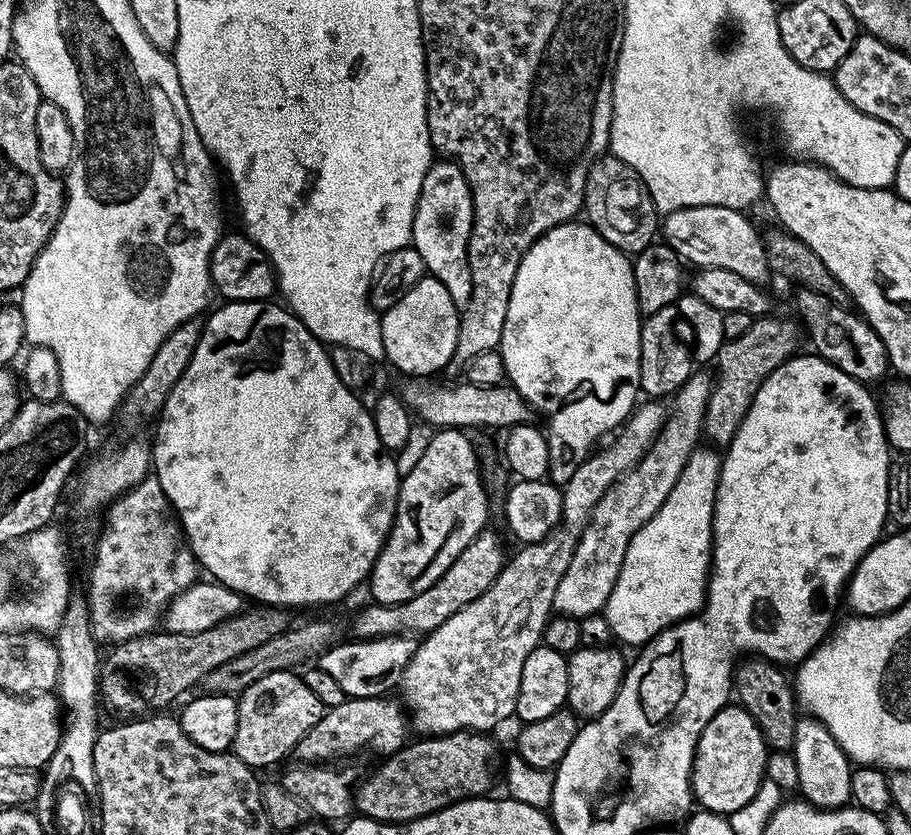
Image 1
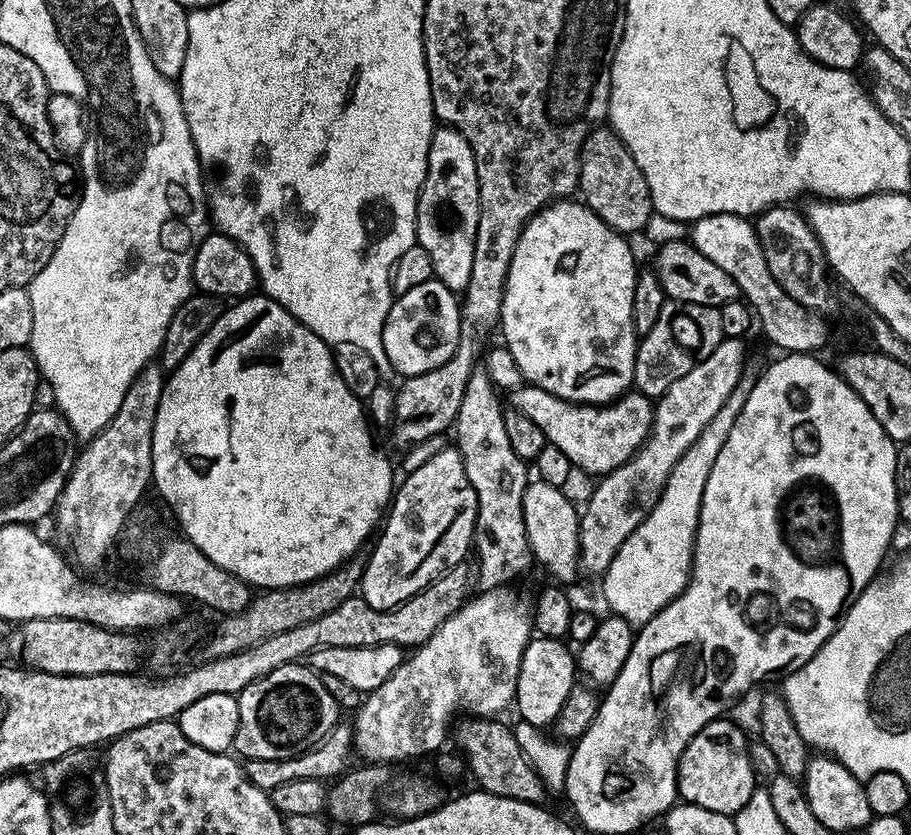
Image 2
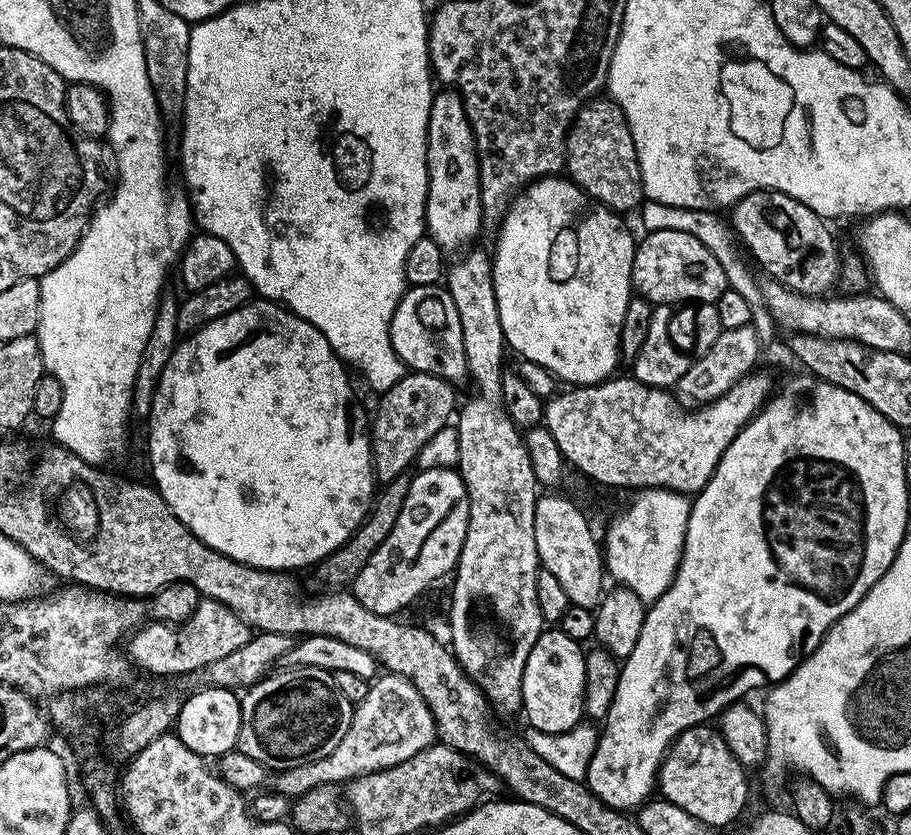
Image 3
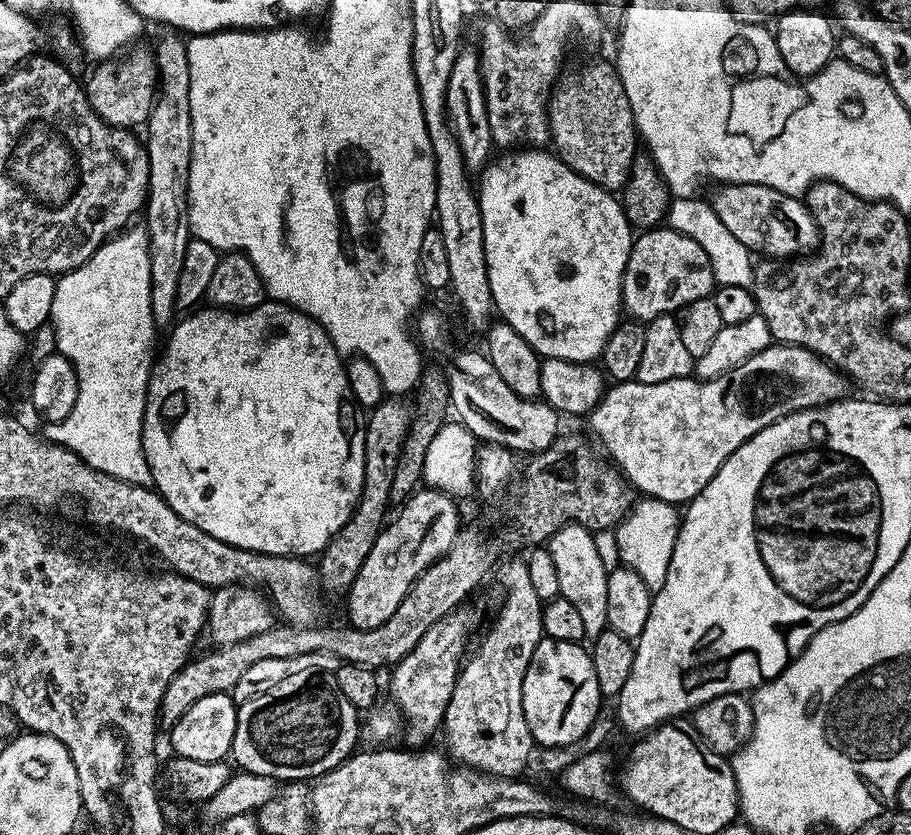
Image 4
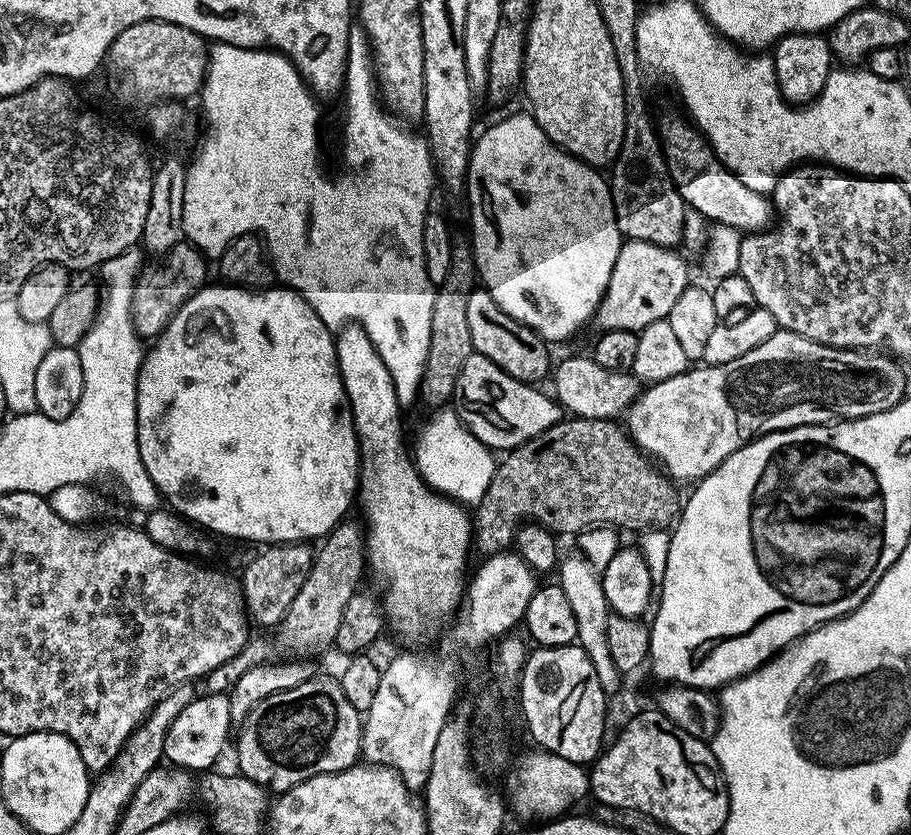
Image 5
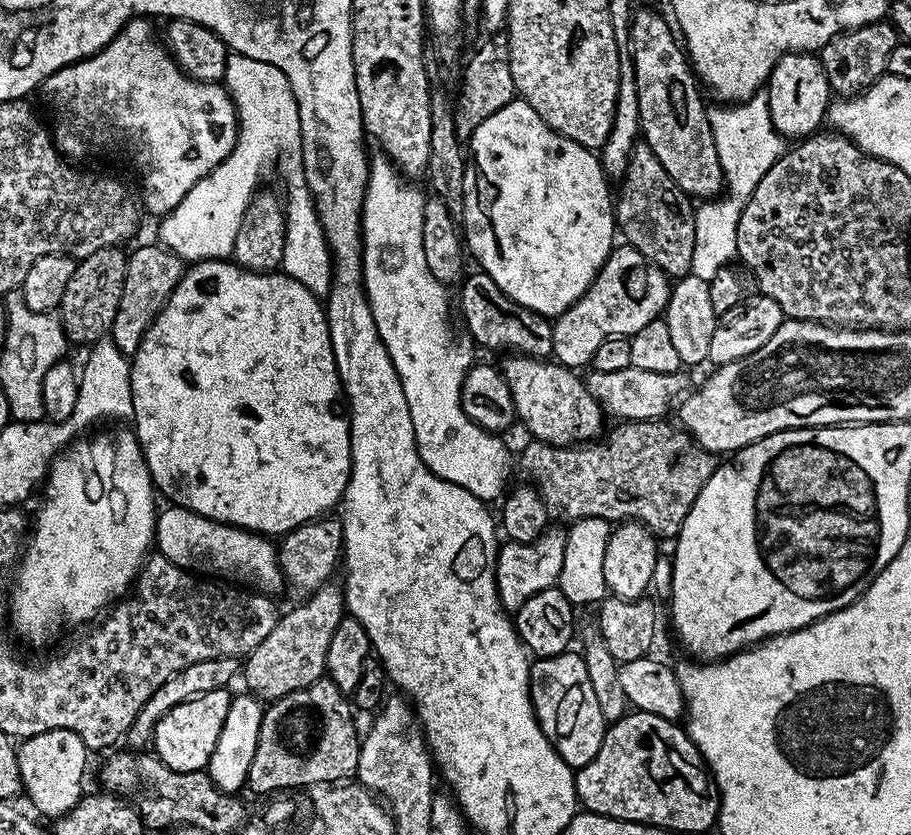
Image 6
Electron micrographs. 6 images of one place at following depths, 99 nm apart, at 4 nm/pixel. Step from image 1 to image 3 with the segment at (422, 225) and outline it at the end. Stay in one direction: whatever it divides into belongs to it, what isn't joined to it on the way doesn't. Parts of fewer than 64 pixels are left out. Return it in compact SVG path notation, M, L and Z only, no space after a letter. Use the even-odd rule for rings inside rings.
M440 91L433 95L428 115L428 193L424 226L427 235L431 236L443 252L456 254L467 249L473 243L471 240L482 232L480 162L476 158L472 124L459 92Z

